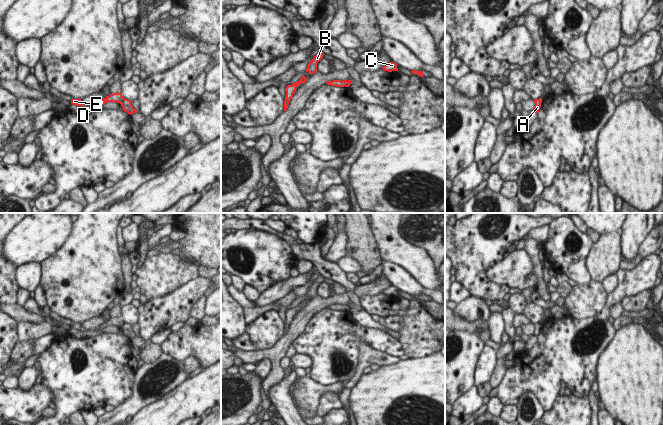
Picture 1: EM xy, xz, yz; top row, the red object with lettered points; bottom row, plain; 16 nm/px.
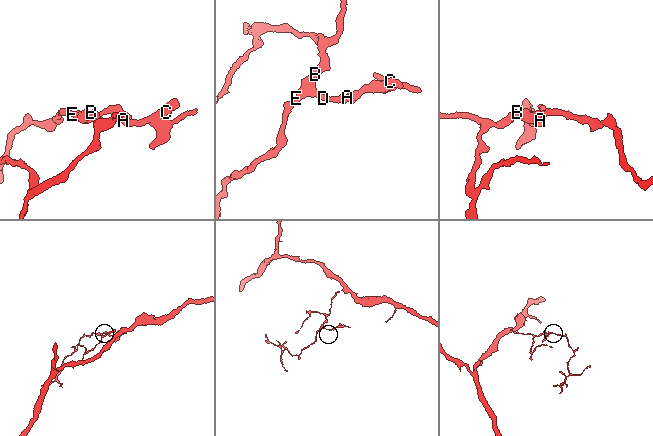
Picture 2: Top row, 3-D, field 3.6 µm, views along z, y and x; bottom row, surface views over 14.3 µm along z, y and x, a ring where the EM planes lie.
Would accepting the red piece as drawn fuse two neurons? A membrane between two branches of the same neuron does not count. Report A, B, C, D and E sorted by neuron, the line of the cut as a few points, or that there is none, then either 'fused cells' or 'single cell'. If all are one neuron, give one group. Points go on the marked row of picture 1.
A C / B D E | xy (125, 99), (121, 104) | fused cells

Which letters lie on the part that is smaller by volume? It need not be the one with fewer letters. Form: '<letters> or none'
A, C

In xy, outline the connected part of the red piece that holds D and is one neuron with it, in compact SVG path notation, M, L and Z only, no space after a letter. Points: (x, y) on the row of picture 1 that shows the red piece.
M122 92L120 93L113 93L109 96L106 96L104 99L100 100L98 105L104 105L107 102L117 102L122 104L122 102L125 100L125 98L122 96Z

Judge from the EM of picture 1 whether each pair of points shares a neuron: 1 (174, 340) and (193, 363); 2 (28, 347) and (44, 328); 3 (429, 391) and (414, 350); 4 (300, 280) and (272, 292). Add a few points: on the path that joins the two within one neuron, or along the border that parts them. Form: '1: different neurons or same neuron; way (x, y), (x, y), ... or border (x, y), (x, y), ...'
1: different neurons; border (182, 361), (188, 357), (194, 357), (200, 366)
2: different neurons; border (36, 339), (29, 338), (17, 341)
3: different neurons; border (434, 353), (423, 357), (408, 358)
4: same neuron; way (293, 282), (279, 290)

